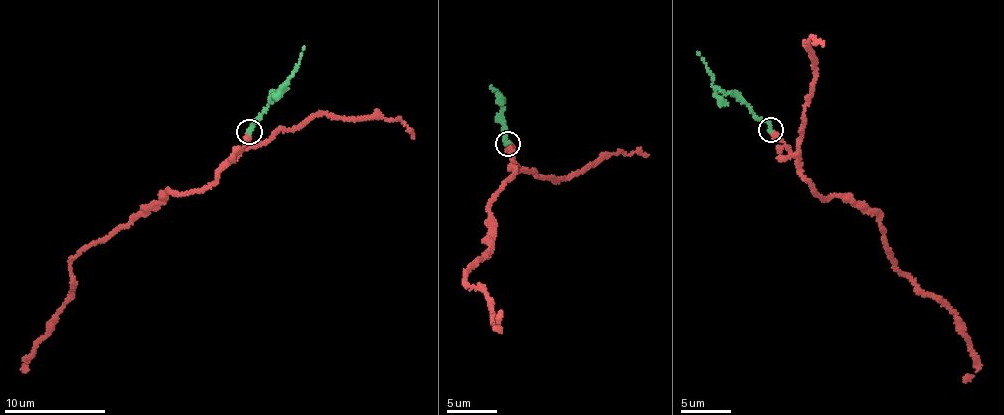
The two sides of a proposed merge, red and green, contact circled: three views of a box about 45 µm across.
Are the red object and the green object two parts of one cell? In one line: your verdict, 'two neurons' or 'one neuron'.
one neuron

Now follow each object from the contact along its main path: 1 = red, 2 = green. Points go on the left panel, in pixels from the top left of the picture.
1: (249, 132), (218, 178), (200, 189), (169, 191), (72, 260), (75, 287), (52, 330), (25, 363), (26, 371)
2: (249, 132), (276, 95), (286, 88), (304, 47)

